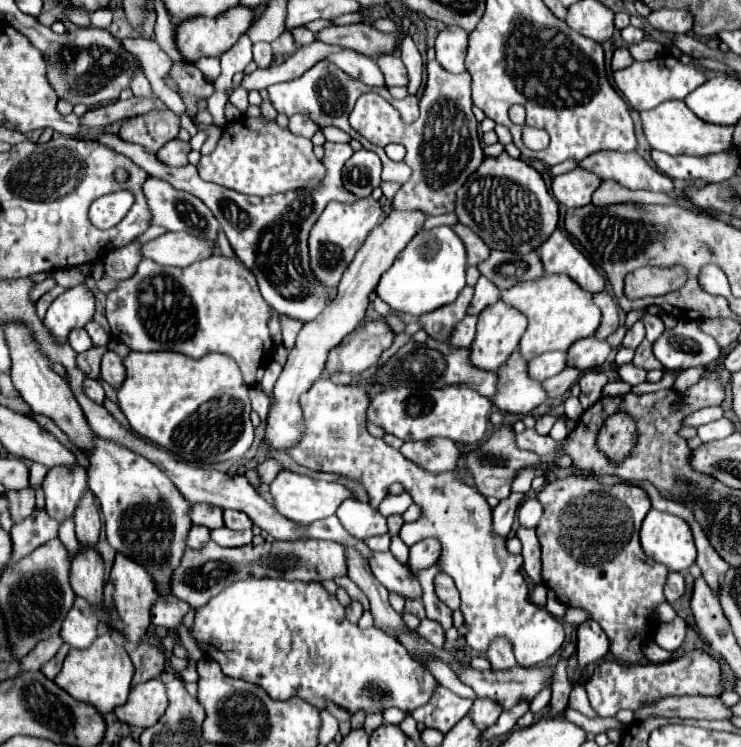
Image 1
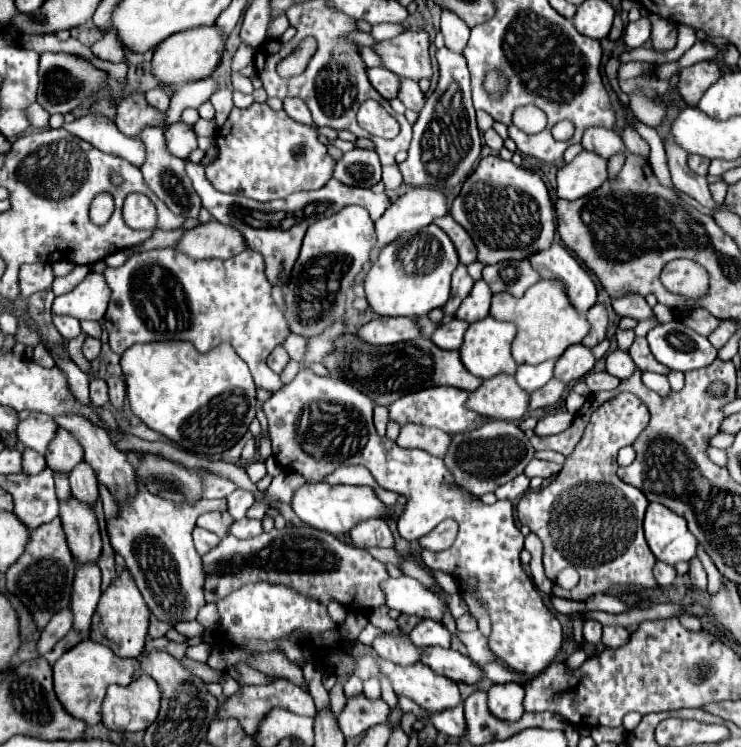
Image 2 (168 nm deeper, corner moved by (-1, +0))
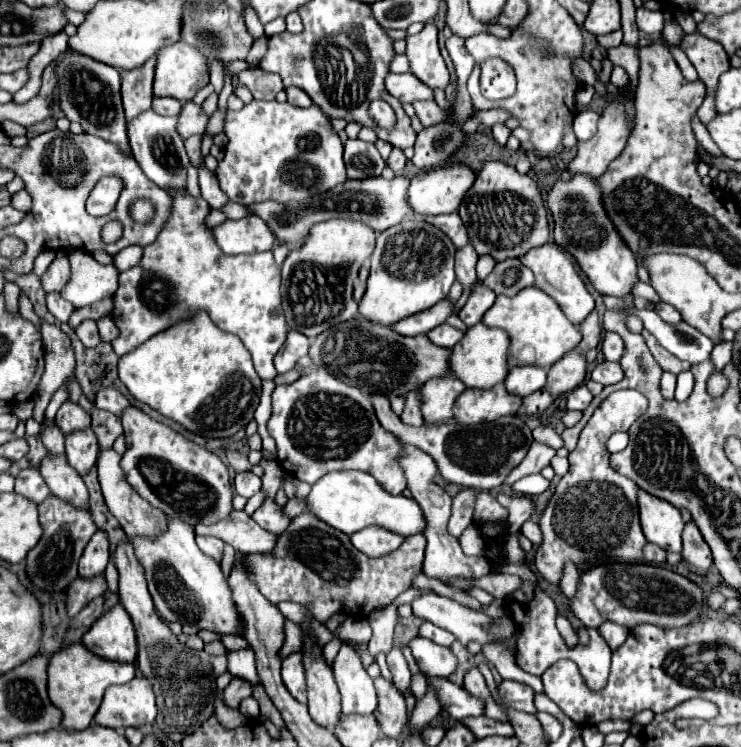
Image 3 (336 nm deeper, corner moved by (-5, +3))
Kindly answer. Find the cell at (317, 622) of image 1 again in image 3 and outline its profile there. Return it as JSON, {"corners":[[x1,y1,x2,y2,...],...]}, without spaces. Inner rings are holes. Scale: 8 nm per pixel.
{"corners":[[428,678,428,684,432,684,438,690,440,704,452,718,464,720,468,716,484,714,484,702,470,696,462,686,456,686,446,678]]}

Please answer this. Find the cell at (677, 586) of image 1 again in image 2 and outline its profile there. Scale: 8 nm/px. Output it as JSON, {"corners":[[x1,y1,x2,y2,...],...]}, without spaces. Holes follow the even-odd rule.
{"corners":[[658,561,654,565,654,577,656,577,660,587,670,587,676,581,676,569,672,565,666,565,666,563]]}

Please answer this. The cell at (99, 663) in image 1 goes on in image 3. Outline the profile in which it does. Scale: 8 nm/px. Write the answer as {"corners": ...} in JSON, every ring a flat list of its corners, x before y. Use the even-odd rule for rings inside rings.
{"corners":[[68,644,60,652,50,656,48,664,48,696,56,708,62,712,62,728,66,730,84,730,92,724,94,714,102,702,104,690,112,684,124,684,134,678,132,664,120,664,102,660,90,654,84,644]]}

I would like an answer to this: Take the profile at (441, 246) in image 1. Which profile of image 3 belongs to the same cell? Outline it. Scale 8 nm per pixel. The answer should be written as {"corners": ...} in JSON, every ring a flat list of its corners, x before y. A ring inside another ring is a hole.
{"corners":[[404,220,384,230,372,254,368,288,358,306,360,316,382,326,392,326,444,300,454,284,454,252,452,240,424,220]]}

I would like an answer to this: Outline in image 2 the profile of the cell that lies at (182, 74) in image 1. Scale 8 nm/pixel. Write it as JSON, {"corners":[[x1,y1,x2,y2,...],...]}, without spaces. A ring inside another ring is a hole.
{"corners":[[130,95,122,99,120,105,116,107,114,123,124,135,138,137,140,131,144,131,144,127,154,125,166,129,164,119,166,119,166,111,156,111,156,107,146,103,144,95]]}

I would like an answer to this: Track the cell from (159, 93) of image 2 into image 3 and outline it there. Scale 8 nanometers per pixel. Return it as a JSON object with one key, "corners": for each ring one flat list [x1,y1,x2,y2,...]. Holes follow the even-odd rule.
{"corners":[[154,98,152,108,162,116,178,116,182,110,182,104,176,98]]}

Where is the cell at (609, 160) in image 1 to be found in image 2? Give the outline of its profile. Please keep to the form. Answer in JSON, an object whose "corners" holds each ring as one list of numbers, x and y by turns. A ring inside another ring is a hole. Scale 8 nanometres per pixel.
{"corners":[[592,127,584,133,582,137,582,147,600,155,602,159,610,159,616,153,624,153,628,155,628,149,622,141,622,137,616,131,610,129,602,129,602,127]]}

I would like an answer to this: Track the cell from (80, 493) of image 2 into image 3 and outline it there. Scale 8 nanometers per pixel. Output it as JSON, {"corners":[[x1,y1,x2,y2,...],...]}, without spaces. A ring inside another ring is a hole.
{"corners":[[86,428,84,432,72,432,66,436,66,456,72,468,78,470,78,474,86,474,98,458,100,444,92,428]]}

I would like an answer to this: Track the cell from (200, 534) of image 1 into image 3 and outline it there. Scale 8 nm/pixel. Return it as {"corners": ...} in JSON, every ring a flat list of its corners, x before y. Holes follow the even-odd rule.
{"corners":[[196,536,196,544,198,544,198,548,206,556,212,556,218,562,222,560,222,546,224,546,224,542,220,538,214,538,214,536]]}

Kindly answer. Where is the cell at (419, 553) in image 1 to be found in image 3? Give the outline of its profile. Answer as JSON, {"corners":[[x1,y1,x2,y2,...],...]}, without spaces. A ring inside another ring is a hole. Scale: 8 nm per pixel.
{"corners":[[462,488,452,498,452,516,448,520,448,532,452,536,460,536,468,524,472,524,474,514,474,502,478,492,474,488]]}

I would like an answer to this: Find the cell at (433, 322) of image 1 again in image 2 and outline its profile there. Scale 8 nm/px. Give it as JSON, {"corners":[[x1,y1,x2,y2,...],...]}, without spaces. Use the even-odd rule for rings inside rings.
{"corners":[[458,265,458,269,452,275,452,293,450,293,450,299,444,305,444,309,442,309,444,315,456,315,462,299,472,291,472,285,474,285,474,279,468,275,466,267]]}

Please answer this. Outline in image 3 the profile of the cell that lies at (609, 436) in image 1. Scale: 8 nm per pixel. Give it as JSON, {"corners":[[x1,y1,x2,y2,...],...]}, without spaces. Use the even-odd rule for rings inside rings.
{"corners":[[618,390,614,394,610,394,592,414,592,418,588,420,588,424,584,426,578,446,570,452,568,460,570,460,570,470,568,474,558,482,556,492,552,496,552,500,548,502,548,508,544,510,542,518,540,518,540,530,542,530,542,544,536,550,536,566,540,570,540,574,558,584,562,578,562,566,566,560,572,560,580,570,584,566,590,564,600,564,608,558,608,554,620,562,642,562,642,548,646,544,646,538,642,534,640,528,640,516,638,516,638,500,636,500,636,492,638,486,620,476,618,472,614,472,610,468,608,456,610,452,606,450,606,440,614,434,614,432,626,432,646,410,648,400,644,400,644,396,636,390]]}

